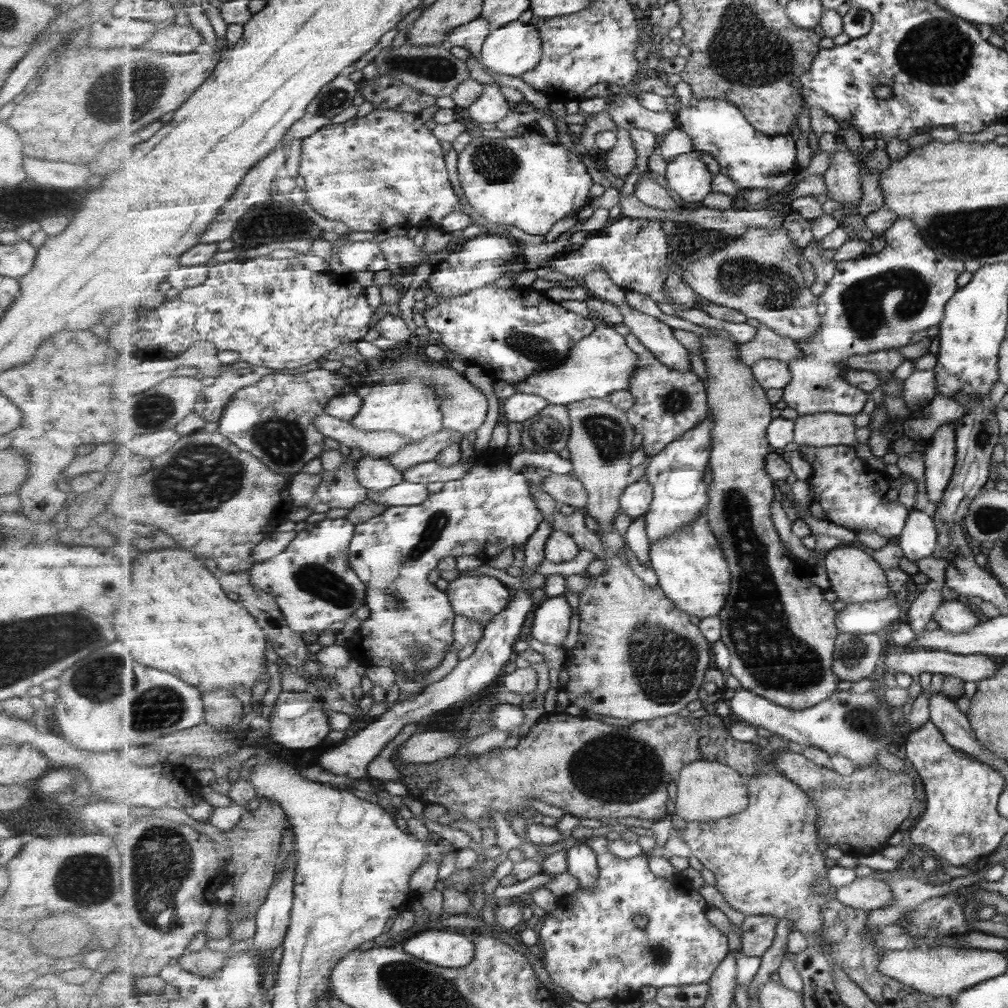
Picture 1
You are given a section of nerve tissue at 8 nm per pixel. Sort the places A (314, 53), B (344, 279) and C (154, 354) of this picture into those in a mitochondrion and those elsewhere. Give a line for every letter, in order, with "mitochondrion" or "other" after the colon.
A: other
B: other
C: other

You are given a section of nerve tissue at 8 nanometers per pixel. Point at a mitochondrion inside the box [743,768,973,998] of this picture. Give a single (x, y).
(929, 923)

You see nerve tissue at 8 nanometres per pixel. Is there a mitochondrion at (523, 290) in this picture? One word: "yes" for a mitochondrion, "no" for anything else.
no

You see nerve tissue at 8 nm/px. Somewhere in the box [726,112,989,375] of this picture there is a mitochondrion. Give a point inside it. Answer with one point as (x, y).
(862, 302)

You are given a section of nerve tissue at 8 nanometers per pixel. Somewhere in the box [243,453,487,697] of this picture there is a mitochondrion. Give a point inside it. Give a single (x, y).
(317, 579)

